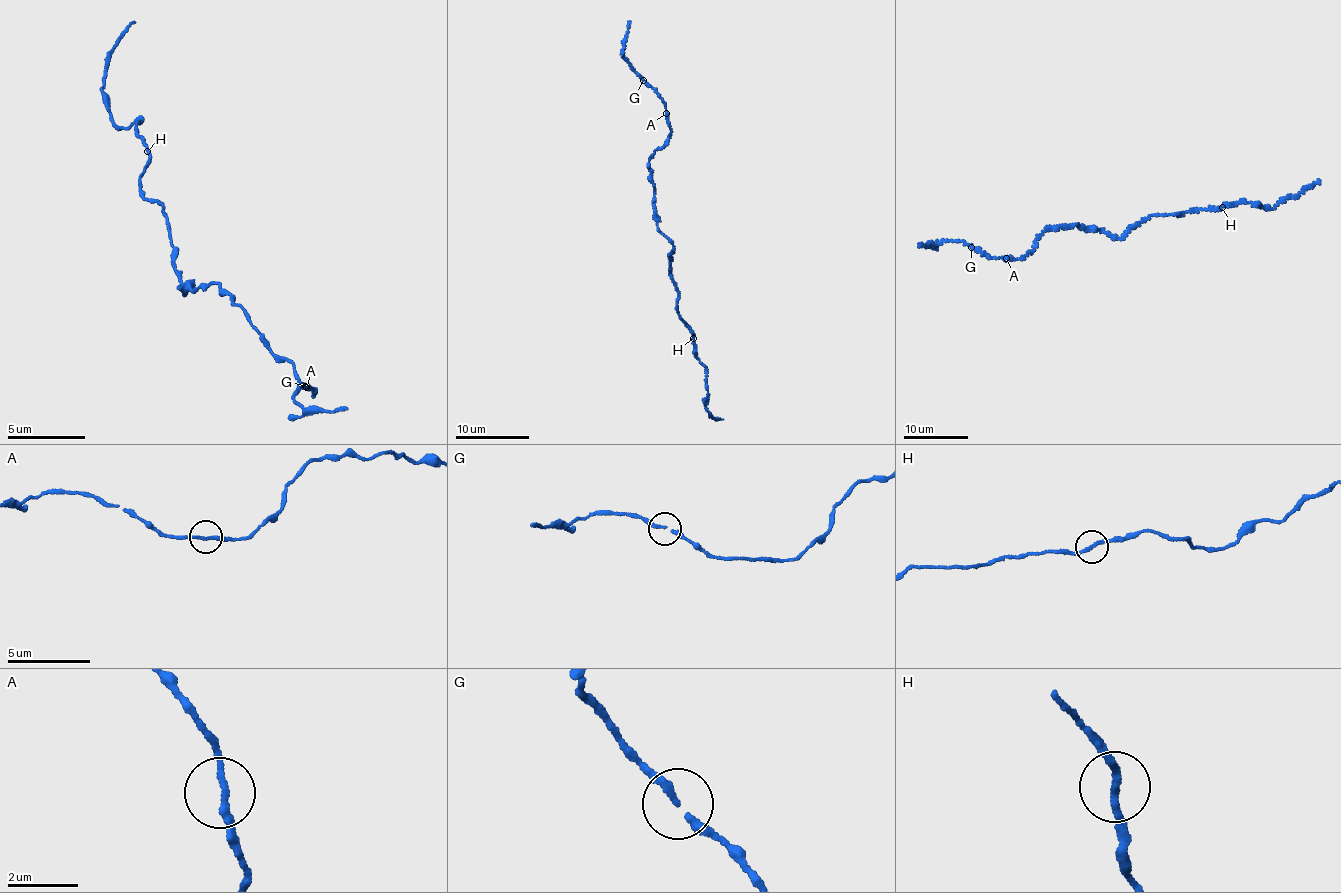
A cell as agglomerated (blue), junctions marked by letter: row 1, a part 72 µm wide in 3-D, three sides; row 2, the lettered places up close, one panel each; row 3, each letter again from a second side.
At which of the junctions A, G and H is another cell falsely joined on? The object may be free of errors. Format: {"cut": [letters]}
{"cut": ["H"]}

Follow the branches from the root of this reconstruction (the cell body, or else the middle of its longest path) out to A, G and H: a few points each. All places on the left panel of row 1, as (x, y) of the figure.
A: (187, 295), (179, 285), (195, 293), (214, 283), (221, 287), (306, 387)
G: (187, 295), (179, 285), (195, 293), (214, 283), (221, 287), (262, 342), (317, 394), (306, 387)
H: (187, 295), (170, 265), (173, 248), (162, 204), (138, 194), (138, 182), (148, 152)

